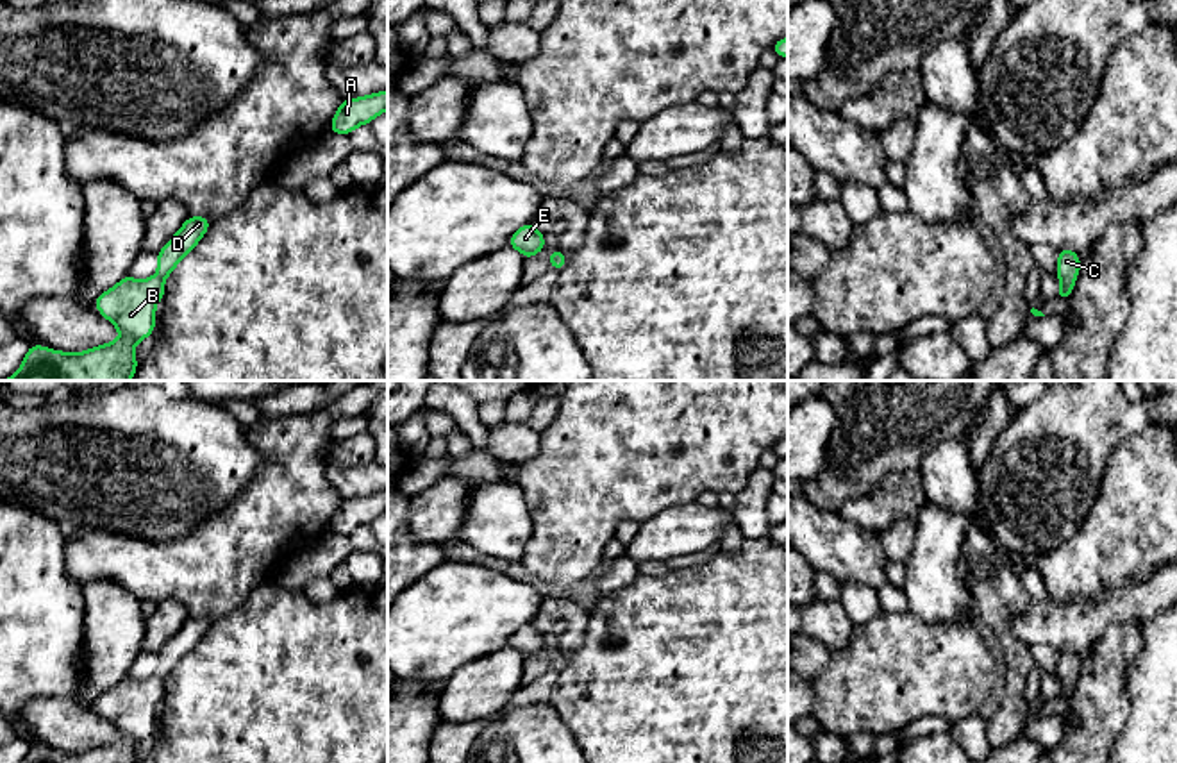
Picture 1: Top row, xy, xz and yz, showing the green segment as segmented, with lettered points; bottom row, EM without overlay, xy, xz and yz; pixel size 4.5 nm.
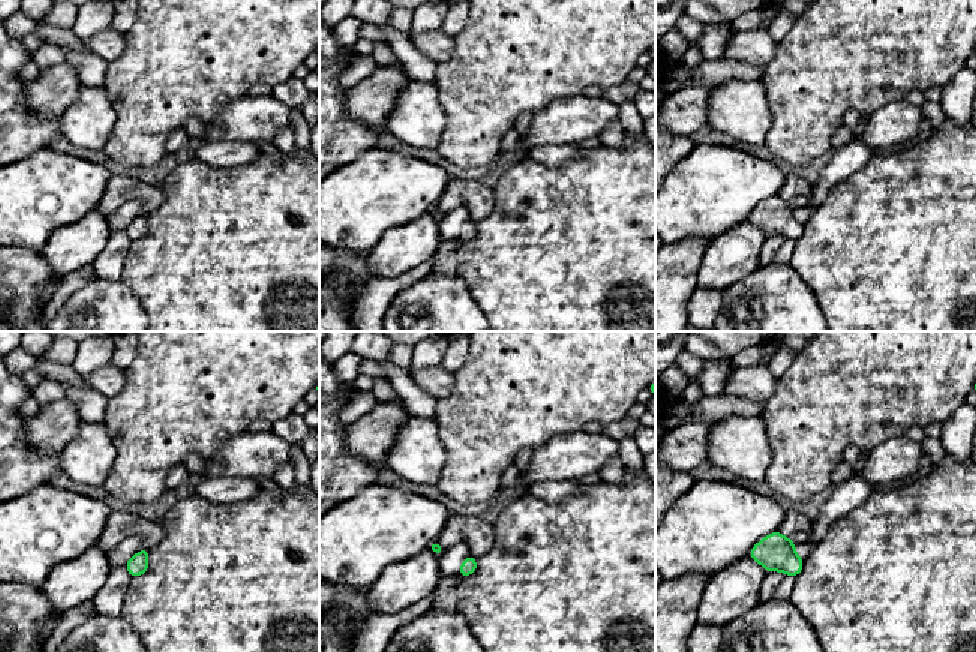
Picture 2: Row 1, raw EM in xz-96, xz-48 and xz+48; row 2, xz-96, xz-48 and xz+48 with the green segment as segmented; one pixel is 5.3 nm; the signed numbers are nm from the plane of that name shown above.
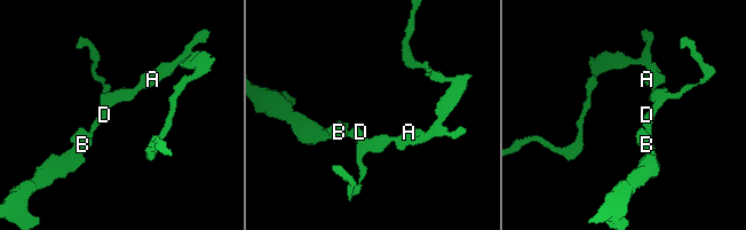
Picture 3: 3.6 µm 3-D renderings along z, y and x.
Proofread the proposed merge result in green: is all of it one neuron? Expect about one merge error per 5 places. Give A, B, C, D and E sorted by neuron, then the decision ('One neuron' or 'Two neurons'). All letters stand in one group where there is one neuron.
Groups: A B C D E. One neuron

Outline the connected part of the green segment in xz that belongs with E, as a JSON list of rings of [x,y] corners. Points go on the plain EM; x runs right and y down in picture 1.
[[[534,624],[522,625],[507,643],[511,649],[516,649],[523,654],[525,659],[536,656],[543,650],[545,634],[541,634]]]

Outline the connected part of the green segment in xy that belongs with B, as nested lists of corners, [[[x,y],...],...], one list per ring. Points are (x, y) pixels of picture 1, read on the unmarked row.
[[[189,616],[159,650],[154,677],[138,681],[125,675],[116,686],[96,697],[95,709],[121,733],[116,742],[75,754],[30,745],[21,763],[138,763],[134,749],[139,740],[146,740],[154,733],[155,704],[164,697],[164,679],[196,647],[209,625],[211,622],[204,616]]]

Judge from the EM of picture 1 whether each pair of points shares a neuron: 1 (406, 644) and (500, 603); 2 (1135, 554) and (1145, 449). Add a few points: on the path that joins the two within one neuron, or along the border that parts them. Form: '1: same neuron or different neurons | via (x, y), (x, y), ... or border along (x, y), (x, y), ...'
1: same neuron | via (429, 633), (459, 612), (477, 610)
2: same neuron | via (1133, 528), (1145, 515), (1145, 476)

